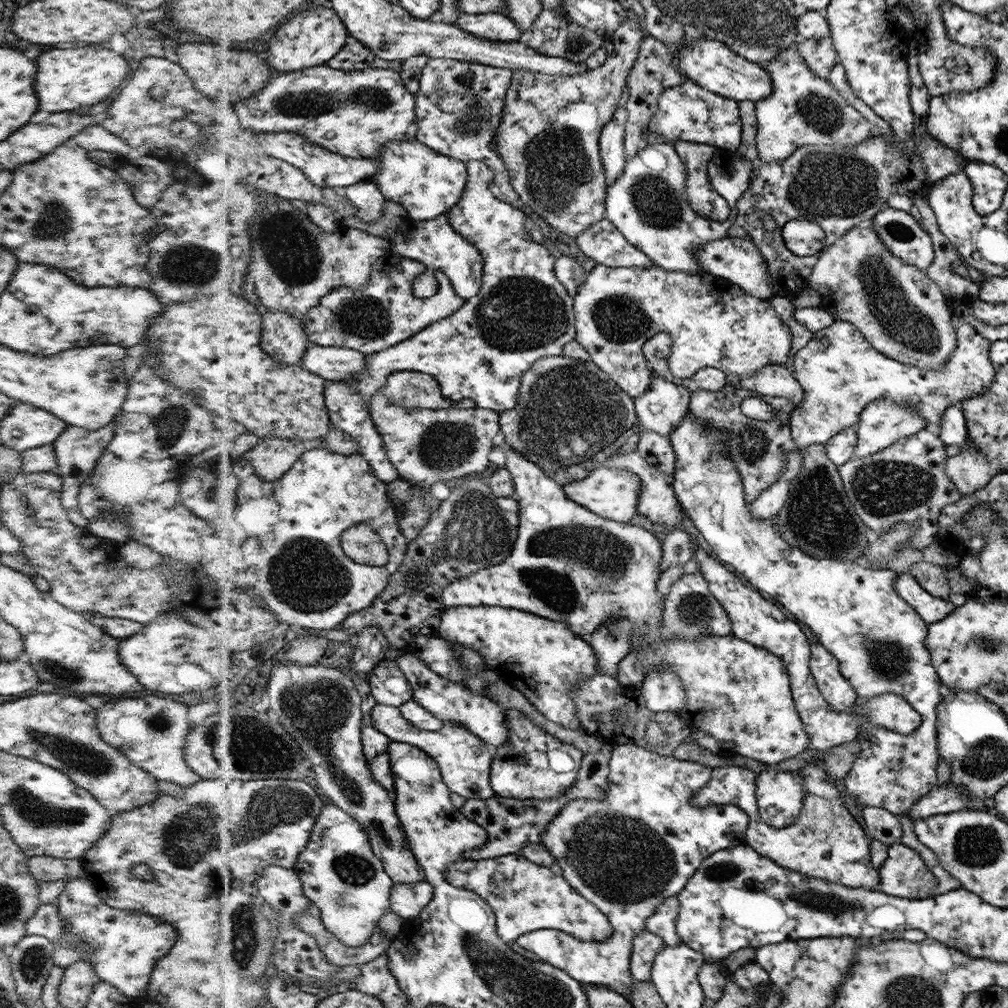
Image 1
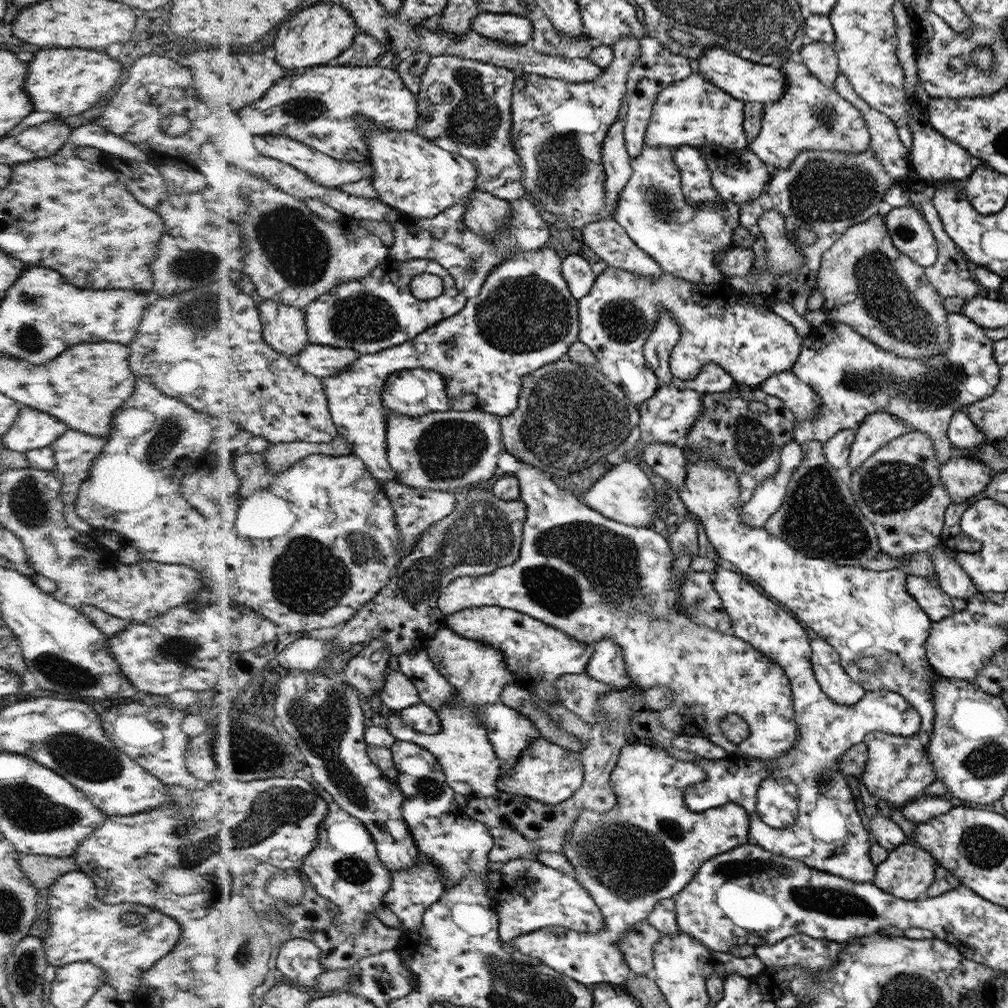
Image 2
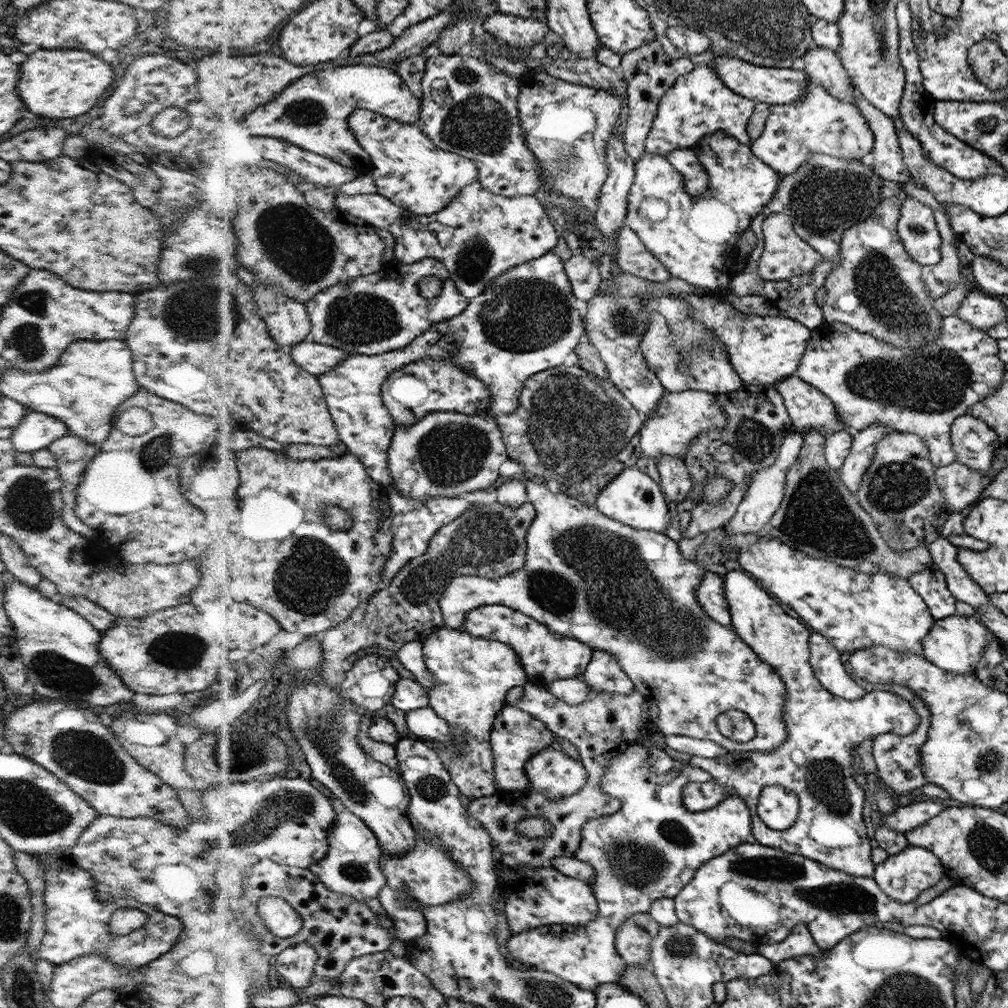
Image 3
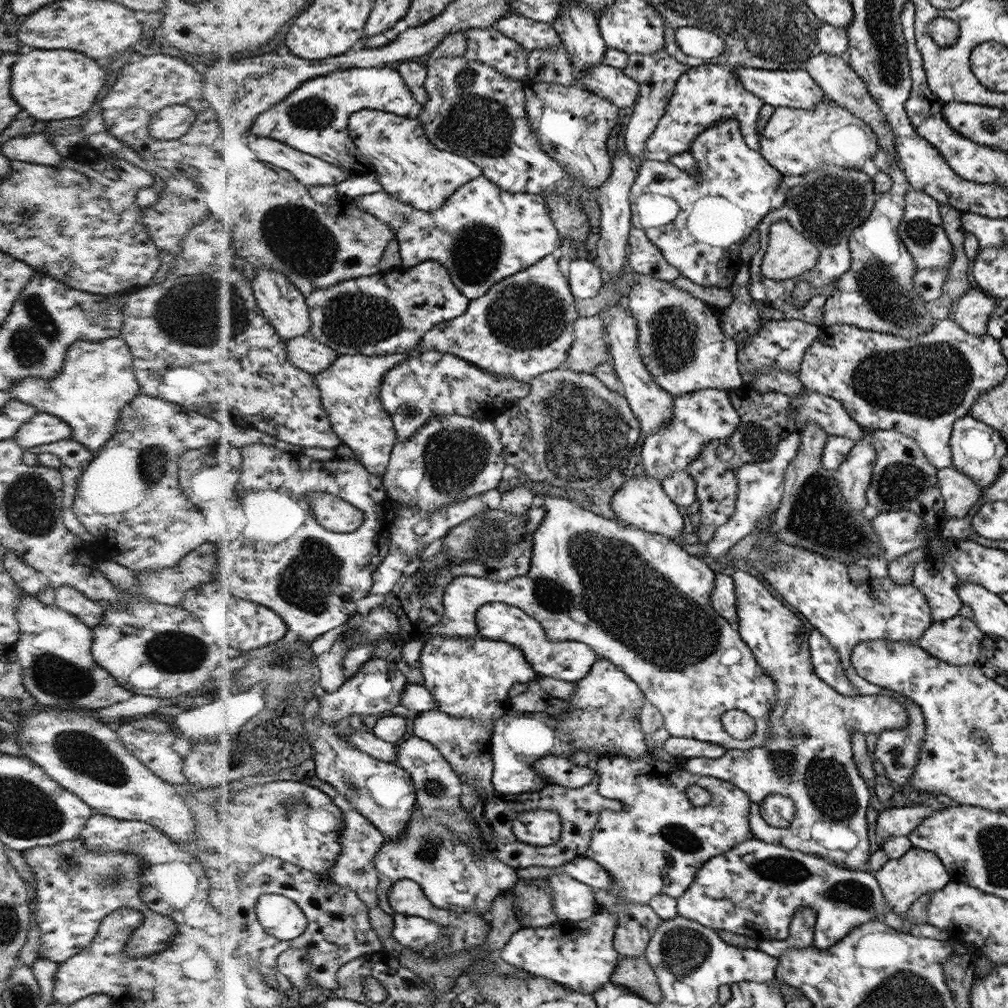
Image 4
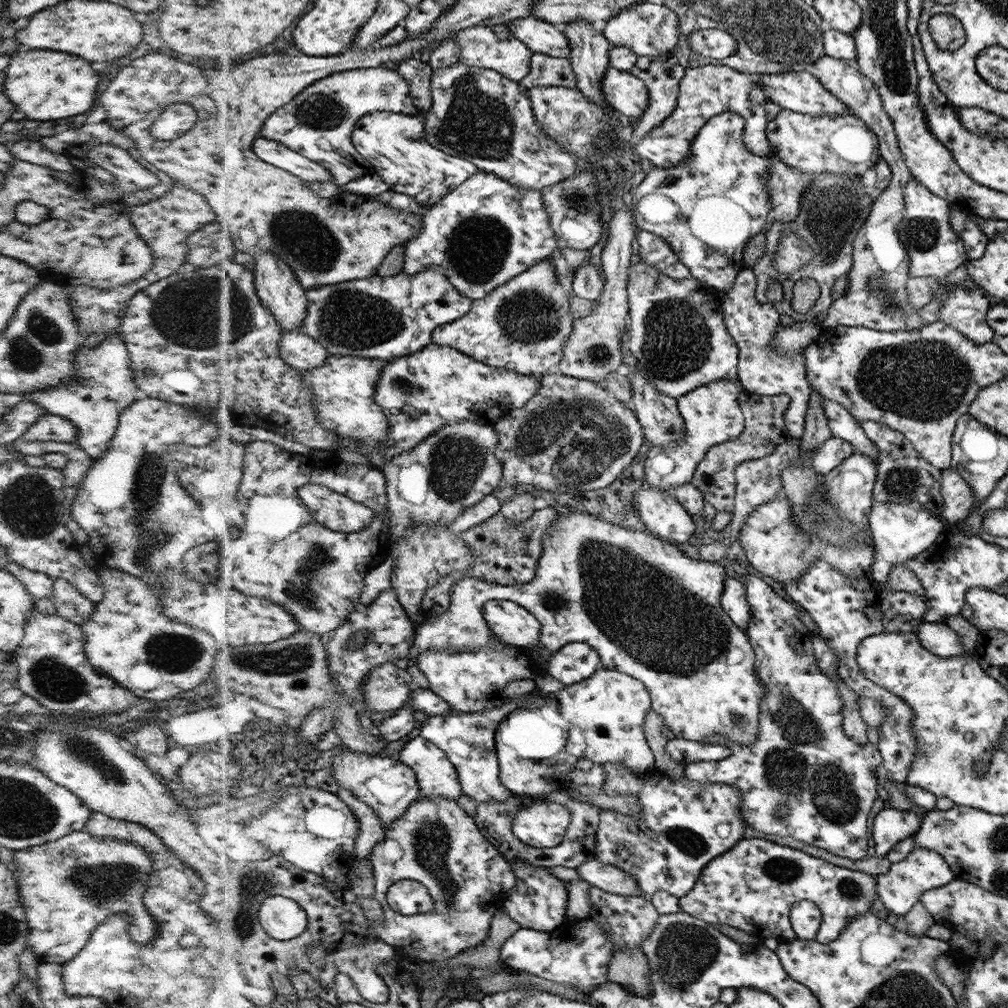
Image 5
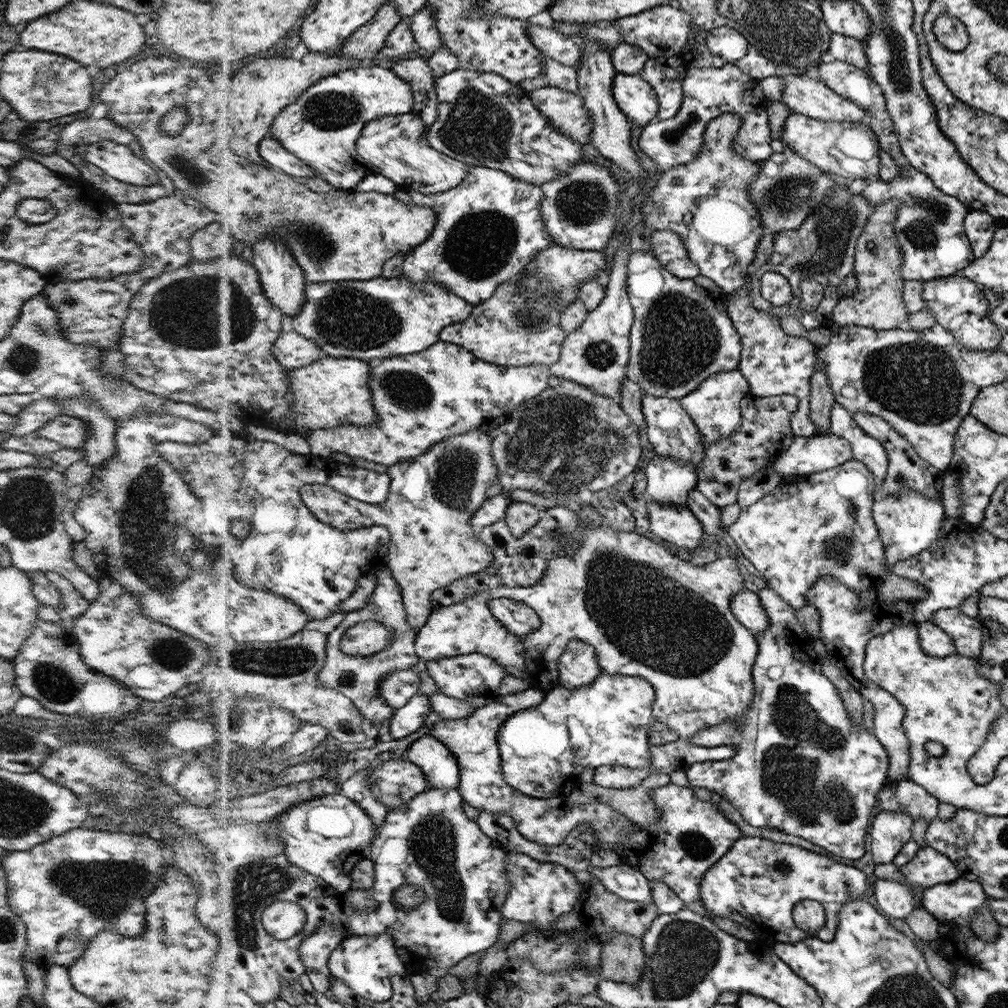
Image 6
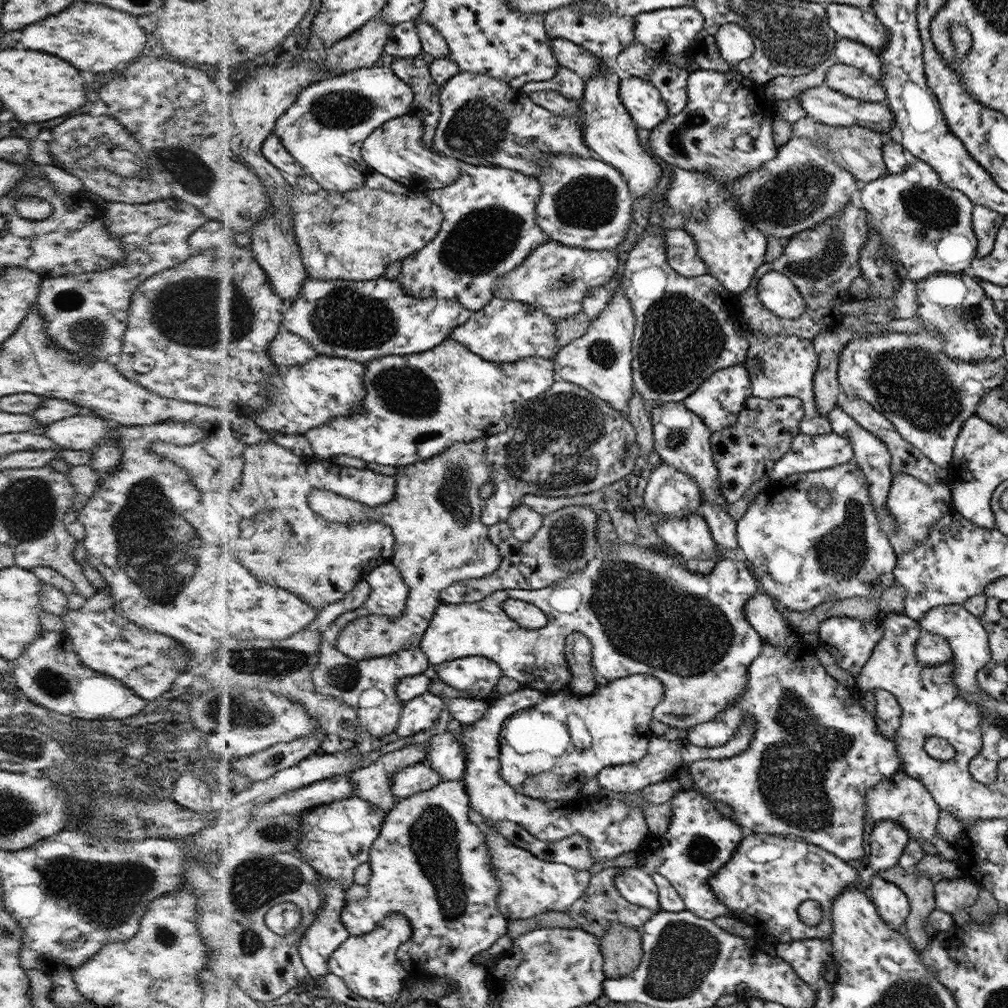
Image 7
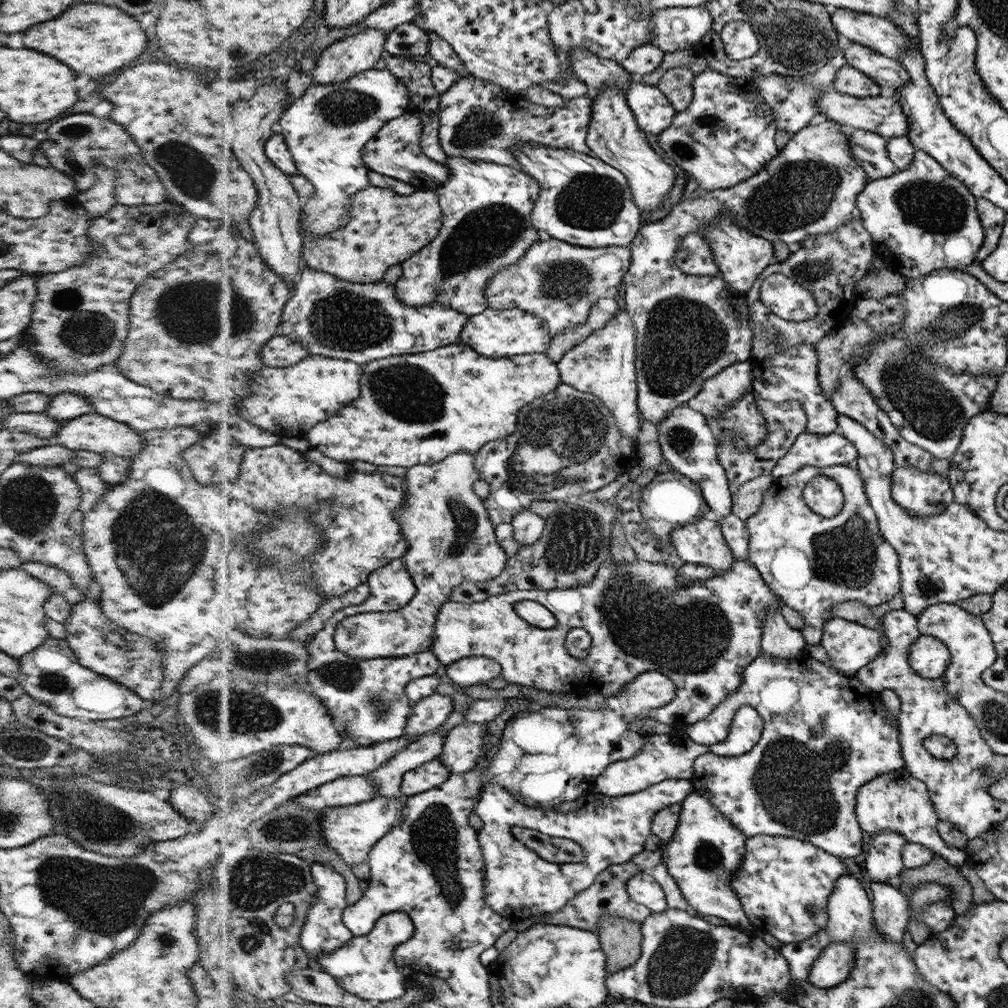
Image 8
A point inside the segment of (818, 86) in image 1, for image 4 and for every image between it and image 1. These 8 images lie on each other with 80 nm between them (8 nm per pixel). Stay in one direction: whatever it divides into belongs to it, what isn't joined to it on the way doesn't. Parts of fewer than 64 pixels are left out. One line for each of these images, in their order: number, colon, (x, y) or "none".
2: (811, 115)
3: (821, 123)
4: (793, 141)

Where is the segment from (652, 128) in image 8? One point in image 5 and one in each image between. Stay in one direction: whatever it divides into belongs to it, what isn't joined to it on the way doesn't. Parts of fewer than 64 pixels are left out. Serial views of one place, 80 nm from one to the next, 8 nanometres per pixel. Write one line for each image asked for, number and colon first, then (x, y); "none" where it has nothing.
5: (627, 94)
6: (637, 99)
7: (643, 100)

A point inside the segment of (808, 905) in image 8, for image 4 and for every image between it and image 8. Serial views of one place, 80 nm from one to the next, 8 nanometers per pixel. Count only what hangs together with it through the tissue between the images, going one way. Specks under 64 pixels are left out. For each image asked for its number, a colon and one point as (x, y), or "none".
4: (755, 889)
5: (753, 886)
6: (759, 882)
7: (765, 883)

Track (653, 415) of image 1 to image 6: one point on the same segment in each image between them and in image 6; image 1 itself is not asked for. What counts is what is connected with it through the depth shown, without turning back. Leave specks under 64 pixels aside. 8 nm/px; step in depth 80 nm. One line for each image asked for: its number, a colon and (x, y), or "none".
2: (667, 417)
3: (680, 416)
4: (700, 416)
5: (713, 416)
6: (714, 406)

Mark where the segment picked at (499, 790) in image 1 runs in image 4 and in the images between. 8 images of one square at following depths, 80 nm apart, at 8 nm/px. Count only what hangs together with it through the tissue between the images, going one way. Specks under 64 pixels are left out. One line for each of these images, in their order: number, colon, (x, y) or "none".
2: (548, 773)
3: (552, 773)
4: (561, 771)

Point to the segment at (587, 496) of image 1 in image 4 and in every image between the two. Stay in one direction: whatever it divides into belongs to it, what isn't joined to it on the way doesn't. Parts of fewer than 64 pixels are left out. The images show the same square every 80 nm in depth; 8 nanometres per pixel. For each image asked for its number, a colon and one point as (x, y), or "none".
2: (624, 493)
3: (633, 498)
4: (641, 501)

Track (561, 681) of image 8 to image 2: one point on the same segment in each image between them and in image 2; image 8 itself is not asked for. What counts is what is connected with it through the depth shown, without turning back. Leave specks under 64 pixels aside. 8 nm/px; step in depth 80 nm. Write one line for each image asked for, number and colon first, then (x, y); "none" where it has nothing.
2: (594, 578)
3: (628, 591)
4: (641, 601)
5: (650, 612)
6: (648, 613)
7: (645, 613)

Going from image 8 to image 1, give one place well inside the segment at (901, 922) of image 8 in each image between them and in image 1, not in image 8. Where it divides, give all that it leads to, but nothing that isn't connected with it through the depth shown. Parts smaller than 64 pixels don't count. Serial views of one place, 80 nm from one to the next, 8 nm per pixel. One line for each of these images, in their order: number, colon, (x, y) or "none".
1: (904, 874)
2: (908, 871)
3: (904, 876)
4: (902, 881)
5: (903, 885)
6: (896, 899)
7: (893, 907)

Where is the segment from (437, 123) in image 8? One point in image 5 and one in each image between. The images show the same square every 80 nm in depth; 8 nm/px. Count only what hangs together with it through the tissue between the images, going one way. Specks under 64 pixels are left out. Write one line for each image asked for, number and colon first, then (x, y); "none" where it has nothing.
5: (419, 74)
6: (417, 71)
7: (417, 72)

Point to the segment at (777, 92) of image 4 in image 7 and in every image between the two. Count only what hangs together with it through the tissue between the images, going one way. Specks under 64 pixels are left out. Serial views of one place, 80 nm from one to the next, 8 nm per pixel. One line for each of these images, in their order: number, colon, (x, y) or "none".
5: (801, 91)
6: (810, 97)
7: (823, 102)

